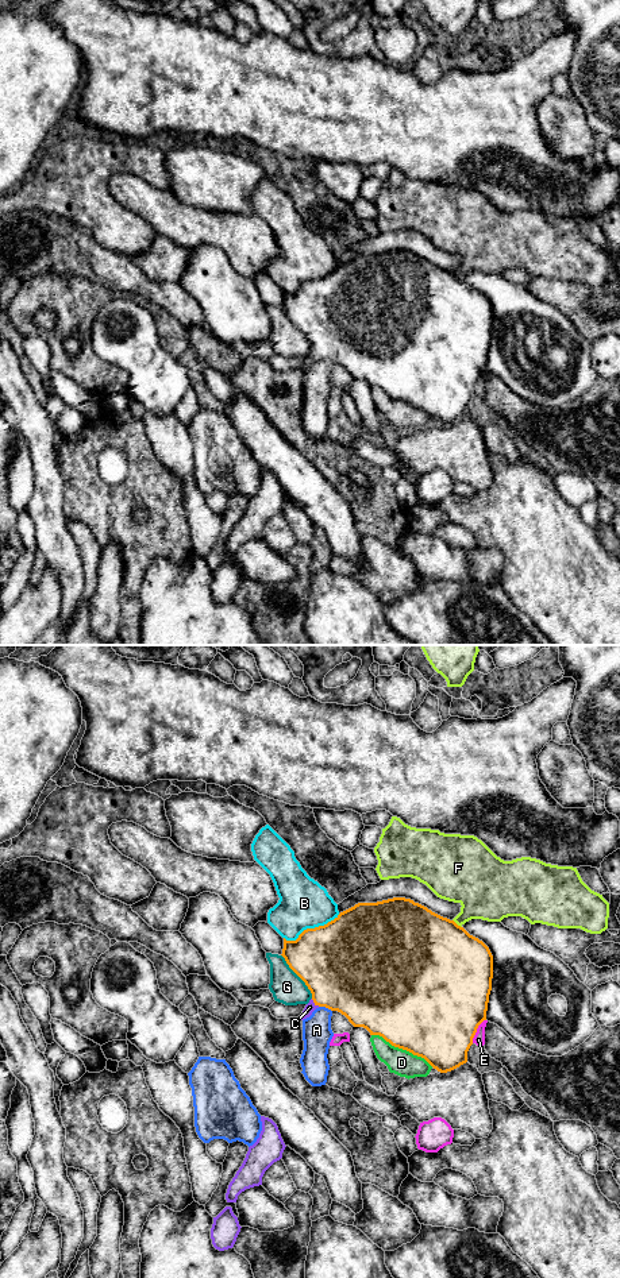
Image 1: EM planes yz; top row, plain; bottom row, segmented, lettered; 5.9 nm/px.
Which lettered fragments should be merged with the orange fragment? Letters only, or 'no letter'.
C

